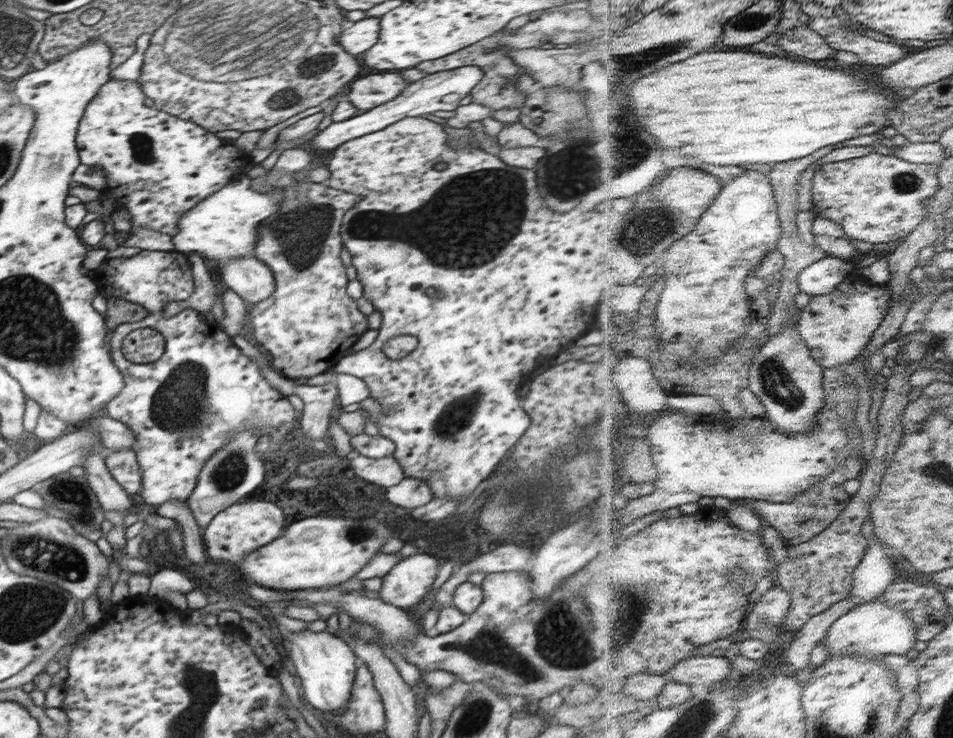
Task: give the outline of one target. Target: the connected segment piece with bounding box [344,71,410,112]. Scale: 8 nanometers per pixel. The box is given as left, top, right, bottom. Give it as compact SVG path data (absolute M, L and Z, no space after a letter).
M388 71L386 74L376 74L352 84L350 92L344 98L359 110L368 111L394 100L409 85L401 74Z

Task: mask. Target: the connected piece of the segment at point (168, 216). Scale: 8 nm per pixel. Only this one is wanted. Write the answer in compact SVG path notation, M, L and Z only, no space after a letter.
M110 78L106 84L102 85L94 100L89 102L89 105L85 108L84 114L80 119L79 126L76 132L76 146L78 147L79 161L82 164L98 165L104 172L106 172L106 188L102 192L106 194L113 193L117 198L117 208L125 207L131 216L131 230L134 233L141 226L145 226L150 230L157 230L162 234L168 236L176 236L178 228L178 221L185 212L188 212L191 208L194 208L199 202L202 202L205 198L212 196L215 192L218 192L220 188L224 188L230 180L237 178L243 170L243 166L252 162L249 159L249 155L242 151L239 151L232 142L228 142L217 138L214 132L205 130L200 125L194 124L194 121L187 121L171 114L162 114L156 107L147 107L144 105L145 94L141 89L138 82L132 82L130 80L117 80L117 78Z

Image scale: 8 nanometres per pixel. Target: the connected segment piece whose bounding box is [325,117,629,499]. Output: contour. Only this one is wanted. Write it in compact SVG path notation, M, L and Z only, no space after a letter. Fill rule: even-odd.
M422 117L404 118L383 130L341 144L334 149L332 159L326 161L325 165L330 171L330 177L326 181L329 186L361 195L361 200L345 212L341 222L340 236L343 246L352 256L352 264L357 270L357 280L363 286L363 296L370 300L374 308L382 315L382 323L376 340L367 348L357 352L351 350L344 354L335 363L334 370L340 374L351 374L356 378L361 378L371 392L370 397L384 408L386 417L380 417L374 424L379 428L380 435L394 442L396 447L392 456L400 462L404 477L426 480L432 495L442 497L442 499L469 497L485 478L492 475L494 467L498 466L500 460L506 456L506 452L517 443L530 426L531 418L522 408L522 399L517 393L522 376L530 374L536 368L536 364L544 362L550 356L556 356L587 330L604 322L605 320L598 311L602 290L616 287L620 290L620 286L629 283L627 276L629 248L623 243L625 206L613 208L608 206L604 212L592 210L586 212L586 216L566 216L566 212L556 212L540 196L535 169L508 166L500 160L500 157L486 153L477 145L477 142L469 147L454 148L454 144L450 144L450 132L446 132L446 128ZM412 200L424 200L422 208L420 204L412 204ZM458 286L460 286L462 296L458 296ZM404 334L415 336L419 340L417 347L408 356L400 360L392 360L385 346L395 336Z

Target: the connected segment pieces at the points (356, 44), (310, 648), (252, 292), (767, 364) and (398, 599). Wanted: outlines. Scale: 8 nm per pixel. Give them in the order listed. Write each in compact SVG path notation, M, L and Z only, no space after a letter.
M366 17L364 20L358 20L352 28L344 30L340 34L339 43L348 54L354 54L356 57L357 54L372 48L379 38L380 18Z
M309 629L294 633L283 630L282 638L287 655L294 662L294 668L302 682L304 696L309 704L329 714L347 706L351 699L351 688L359 661L350 646L342 641L341 634L335 636L325 631L311 632Z
M253 255L231 258L220 263L220 269L224 284L249 305L266 300L275 291L270 268Z
M793 318L782 334L776 334L758 350L752 365L749 386L769 410L769 418L790 432L809 432L827 407L825 368L814 358L804 340L797 318Z
M423 552L402 558L383 576L380 598L398 608L412 608L427 596L439 569L436 558Z

